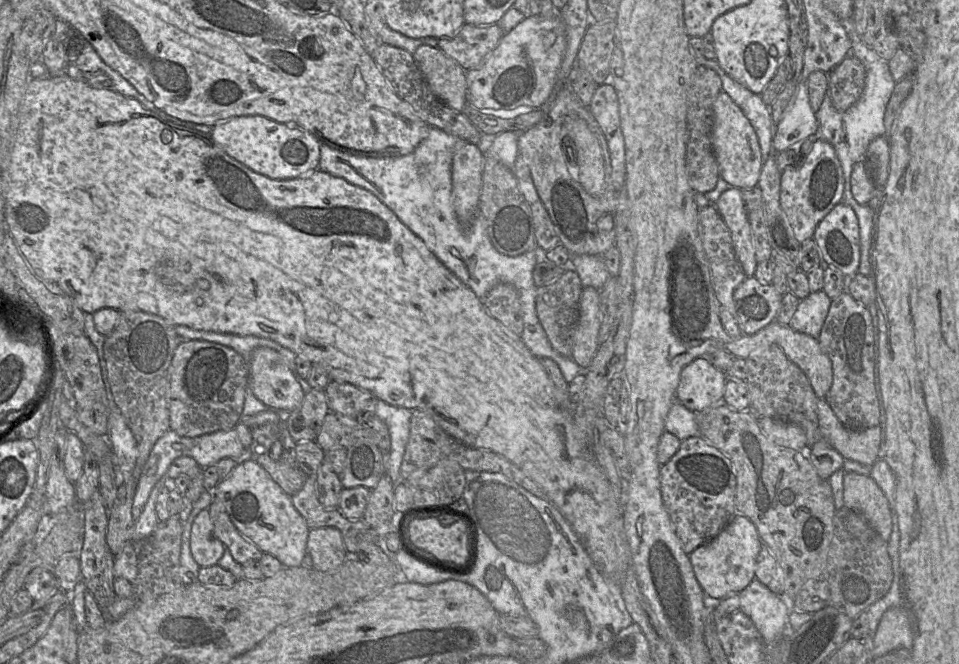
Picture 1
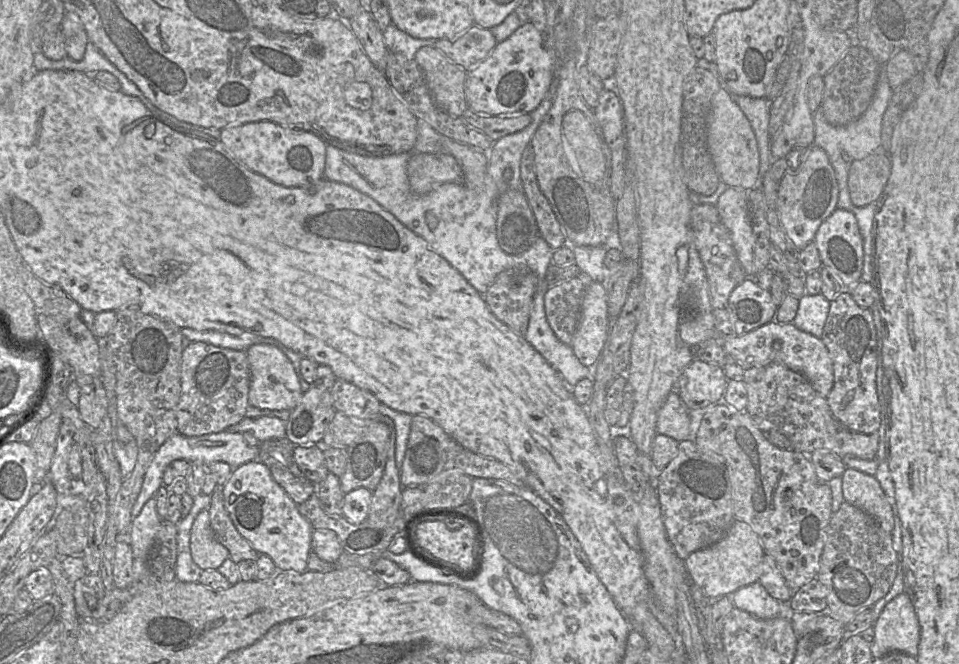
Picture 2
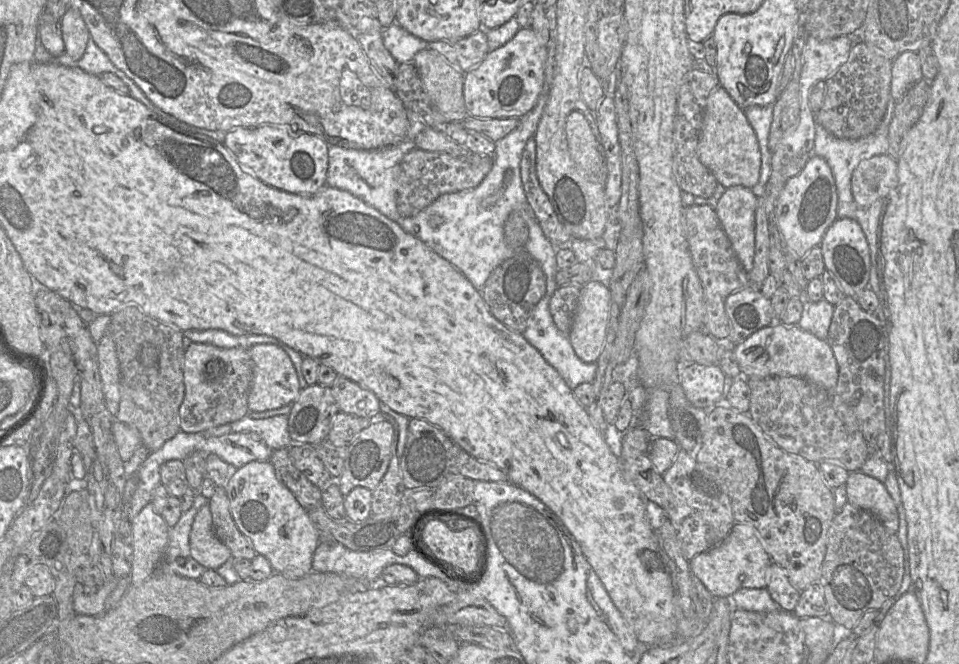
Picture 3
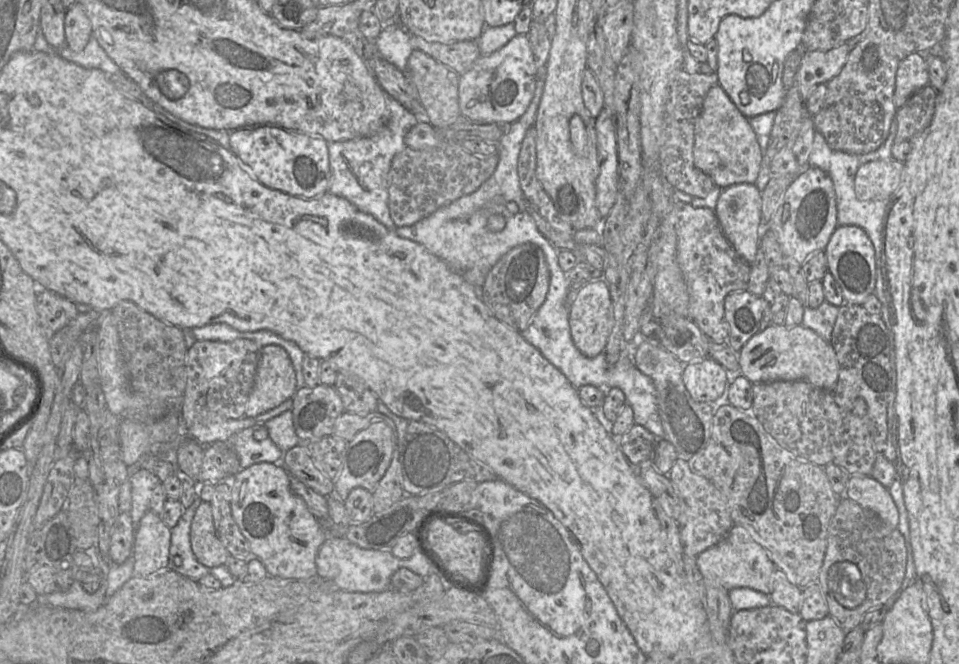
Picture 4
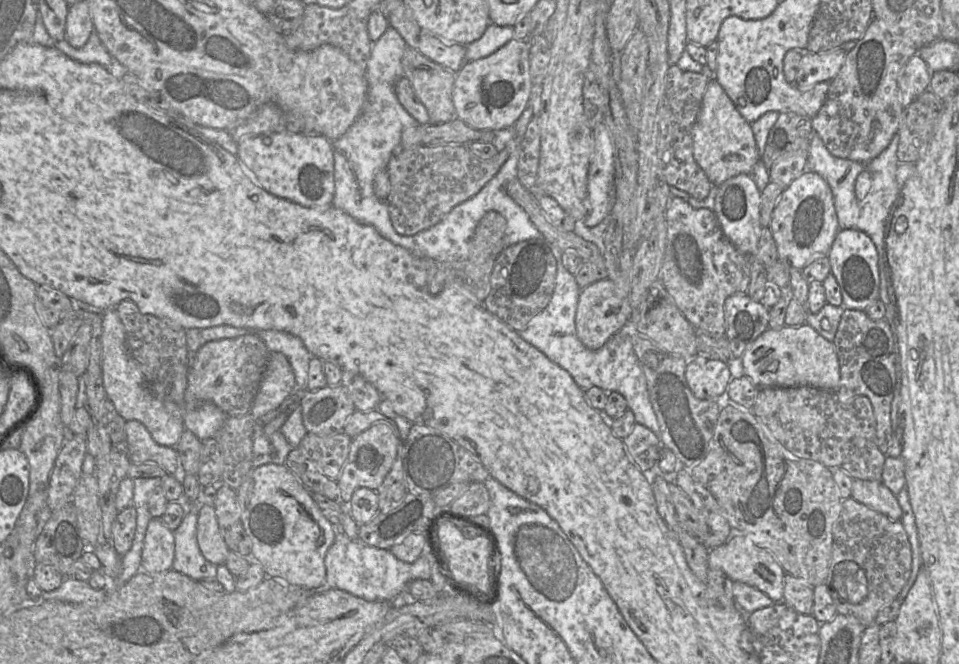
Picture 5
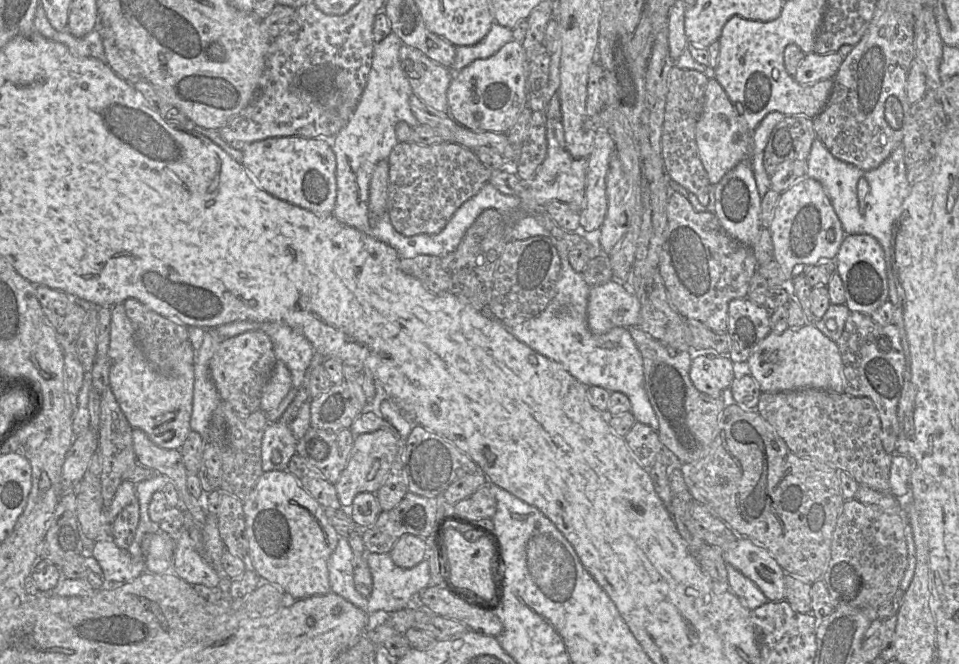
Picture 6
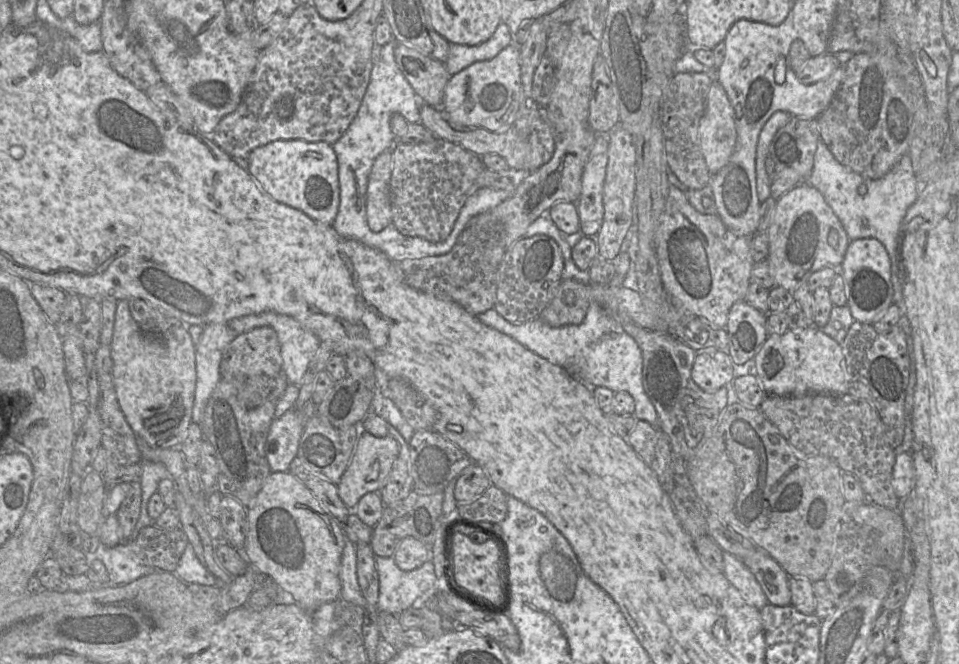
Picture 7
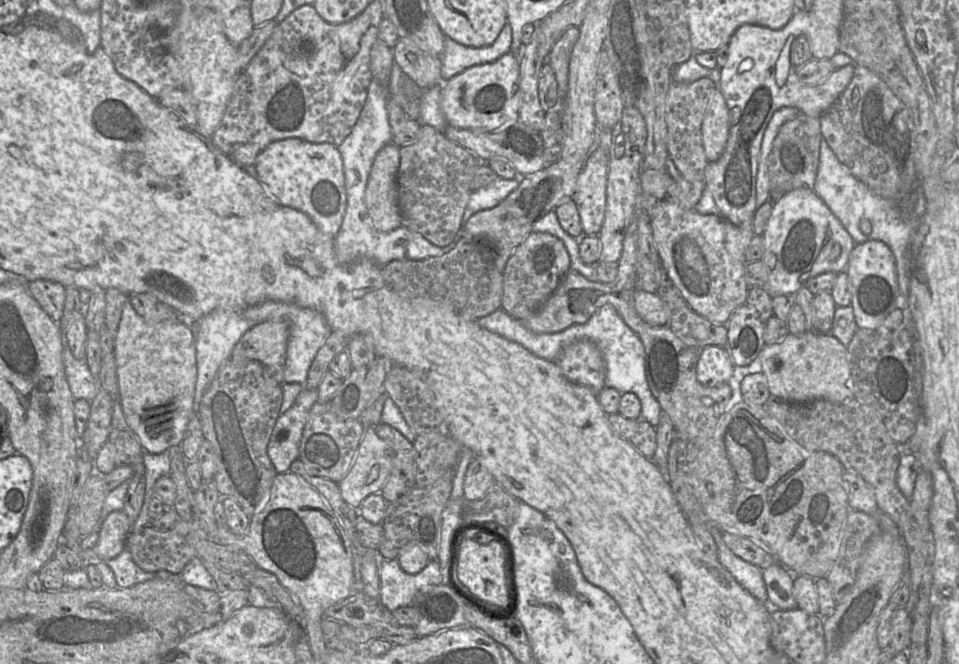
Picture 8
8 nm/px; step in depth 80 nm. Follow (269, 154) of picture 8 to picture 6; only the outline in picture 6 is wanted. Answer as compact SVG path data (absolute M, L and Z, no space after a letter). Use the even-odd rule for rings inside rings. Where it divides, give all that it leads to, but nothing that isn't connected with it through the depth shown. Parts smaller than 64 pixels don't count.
M266 138L242 149L242 165L268 194L317 215L332 214L336 201L336 160L328 138Z

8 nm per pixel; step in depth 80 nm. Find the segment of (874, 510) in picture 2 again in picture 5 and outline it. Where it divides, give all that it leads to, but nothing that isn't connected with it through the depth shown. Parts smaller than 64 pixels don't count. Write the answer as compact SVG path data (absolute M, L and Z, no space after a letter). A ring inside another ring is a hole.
M853 479L851 497L891 520L901 520L902 510L896 496L882 481Z

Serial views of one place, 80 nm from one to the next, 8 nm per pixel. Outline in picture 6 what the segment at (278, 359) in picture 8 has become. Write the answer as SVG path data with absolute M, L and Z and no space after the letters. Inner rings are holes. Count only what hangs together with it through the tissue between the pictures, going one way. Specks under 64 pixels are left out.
M248 331L222 339L209 364L220 399L227 402L239 416L248 416L258 410L276 361L272 341L264 332Z

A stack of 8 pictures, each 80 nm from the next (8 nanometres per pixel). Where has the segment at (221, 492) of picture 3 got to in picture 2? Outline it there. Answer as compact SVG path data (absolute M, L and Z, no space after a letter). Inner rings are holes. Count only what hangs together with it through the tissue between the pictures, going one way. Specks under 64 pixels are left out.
M217 487L211 495L209 515L211 527L217 540L228 549L230 558L235 563L258 559L260 554L238 532L232 522L224 506L222 487Z

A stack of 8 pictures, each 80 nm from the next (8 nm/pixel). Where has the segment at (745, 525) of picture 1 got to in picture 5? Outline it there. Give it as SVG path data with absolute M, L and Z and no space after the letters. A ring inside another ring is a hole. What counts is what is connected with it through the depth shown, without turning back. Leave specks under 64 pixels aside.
M733 533L724 544L710 549L708 553L708 569L721 570L733 582L741 582L755 587L774 602L783 600L786 572L766 548L756 545L745 535Z

